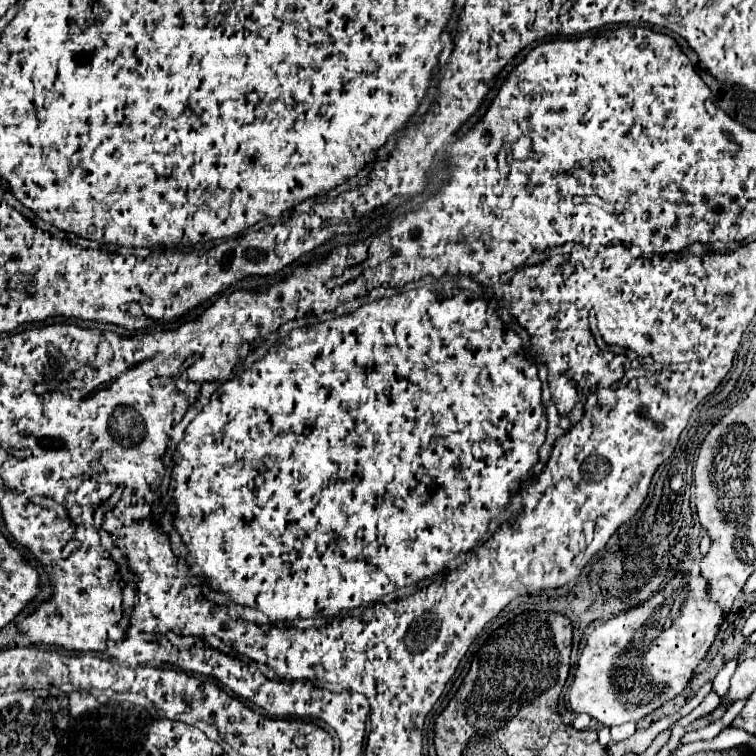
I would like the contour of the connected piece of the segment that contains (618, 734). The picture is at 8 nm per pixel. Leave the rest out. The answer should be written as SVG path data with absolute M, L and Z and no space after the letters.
M628 722L610 729L614 743L624 741L631 737L636 731L636 723Z

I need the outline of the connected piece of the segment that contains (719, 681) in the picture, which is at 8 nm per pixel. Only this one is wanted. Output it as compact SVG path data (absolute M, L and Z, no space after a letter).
M738 656L729 661L715 676L712 682L712 690L723 699L728 693L730 679L733 676L738 663Z

